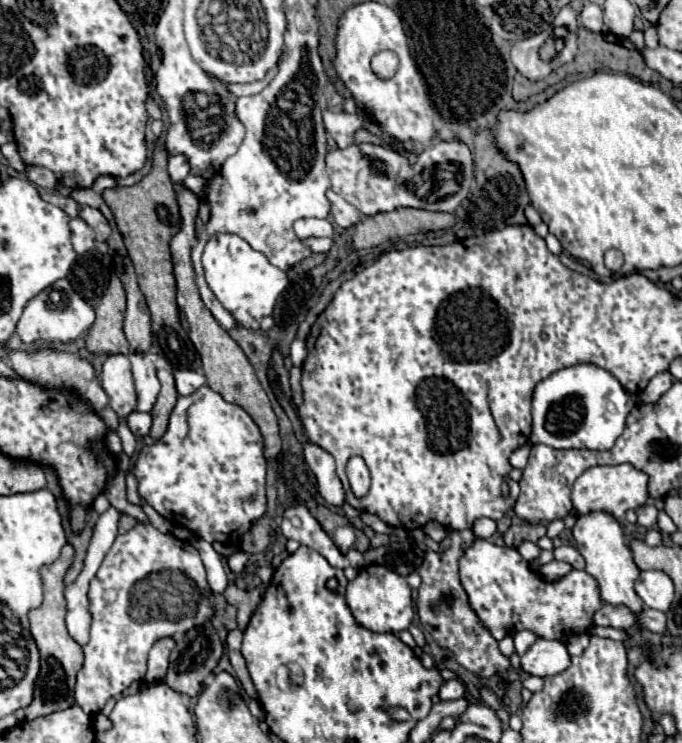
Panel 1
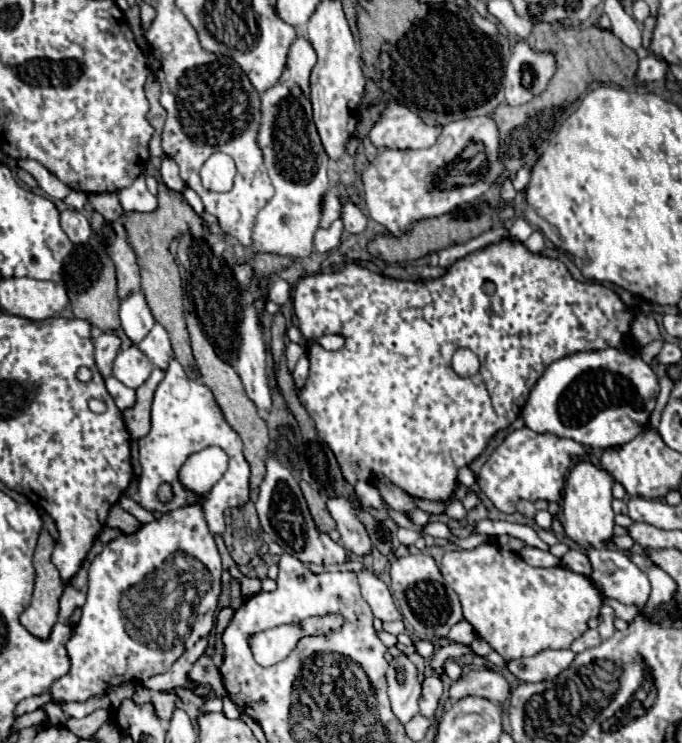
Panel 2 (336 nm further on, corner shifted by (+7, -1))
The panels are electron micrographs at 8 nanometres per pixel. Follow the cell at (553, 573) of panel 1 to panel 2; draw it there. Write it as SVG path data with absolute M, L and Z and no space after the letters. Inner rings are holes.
M523 547L519 555L533 567L555 567L555 565L561 563L549 551L541 551L541 549L535 549L535 547Z

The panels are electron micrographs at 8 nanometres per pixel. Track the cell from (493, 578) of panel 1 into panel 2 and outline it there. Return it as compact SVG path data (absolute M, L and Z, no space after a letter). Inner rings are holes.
M485 543L471 551L447 551L441 561L441 573L447 587L459 595L463 617L473 625L477 635L485 639L503 659L519 659L535 655L543 649L569 649L571 643L589 629L587 621L597 617L603 605L601 593L589 577L573 573L561 565L549 569L531 567L517 553L495 543Z

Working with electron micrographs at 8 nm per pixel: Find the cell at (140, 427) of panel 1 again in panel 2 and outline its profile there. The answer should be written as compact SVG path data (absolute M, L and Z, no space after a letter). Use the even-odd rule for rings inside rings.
M107 377L105 387L107 387L107 391L111 393L115 405L117 405L121 411L125 411L127 407L131 407L131 405L135 403L135 391L133 391L131 387L123 385L119 379L115 379L115 377Z

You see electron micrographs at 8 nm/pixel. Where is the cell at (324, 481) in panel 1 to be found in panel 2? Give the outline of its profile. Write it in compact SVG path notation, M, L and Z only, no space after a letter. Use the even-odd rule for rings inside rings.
M337 497L337 499L329 499L327 501L327 507L329 507L329 513L331 517L335 519L337 523L337 531L341 535L339 543L355 553L357 557L365 557L371 553L371 539L365 531L365 527L361 525L361 521L357 519L357 511L355 507L343 499L343 497Z

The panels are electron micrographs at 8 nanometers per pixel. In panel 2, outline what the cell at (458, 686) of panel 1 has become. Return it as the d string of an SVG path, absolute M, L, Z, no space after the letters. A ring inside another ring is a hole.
M435 675L425 677L423 693L421 693L421 699L419 699L419 713L423 717L427 717L427 719L433 719L435 711L439 707L441 697L443 697L443 683L441 683L441 679L435 677Z

